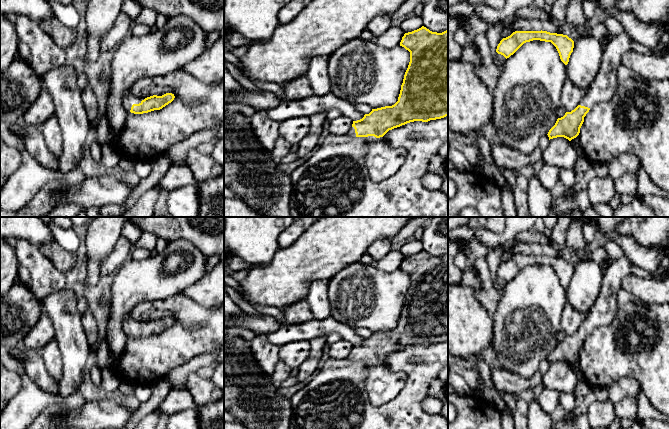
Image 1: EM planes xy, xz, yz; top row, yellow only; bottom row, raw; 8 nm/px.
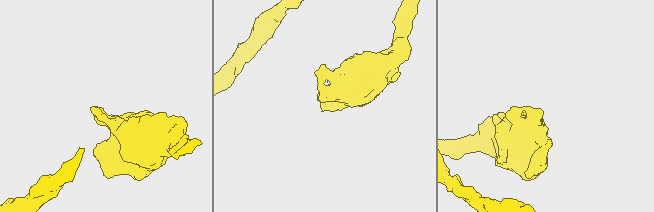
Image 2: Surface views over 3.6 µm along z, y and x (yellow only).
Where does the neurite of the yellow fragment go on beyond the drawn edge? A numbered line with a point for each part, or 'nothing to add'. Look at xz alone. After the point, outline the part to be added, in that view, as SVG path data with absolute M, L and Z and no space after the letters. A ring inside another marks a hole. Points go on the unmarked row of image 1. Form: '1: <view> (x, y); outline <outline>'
1: xz (382, 385); outline M364 361L369 365L363 378L369 401L374 407L382 406L394 399L405 387L407 374L392 372L383 361Z

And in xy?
1: xy (129, 323); outline M132 313L127 315L123 321L123 330L126 333L127 336L130 336L131 331L133 328L139 328L142 324L147 322L149 320L136 320L133 318Z

